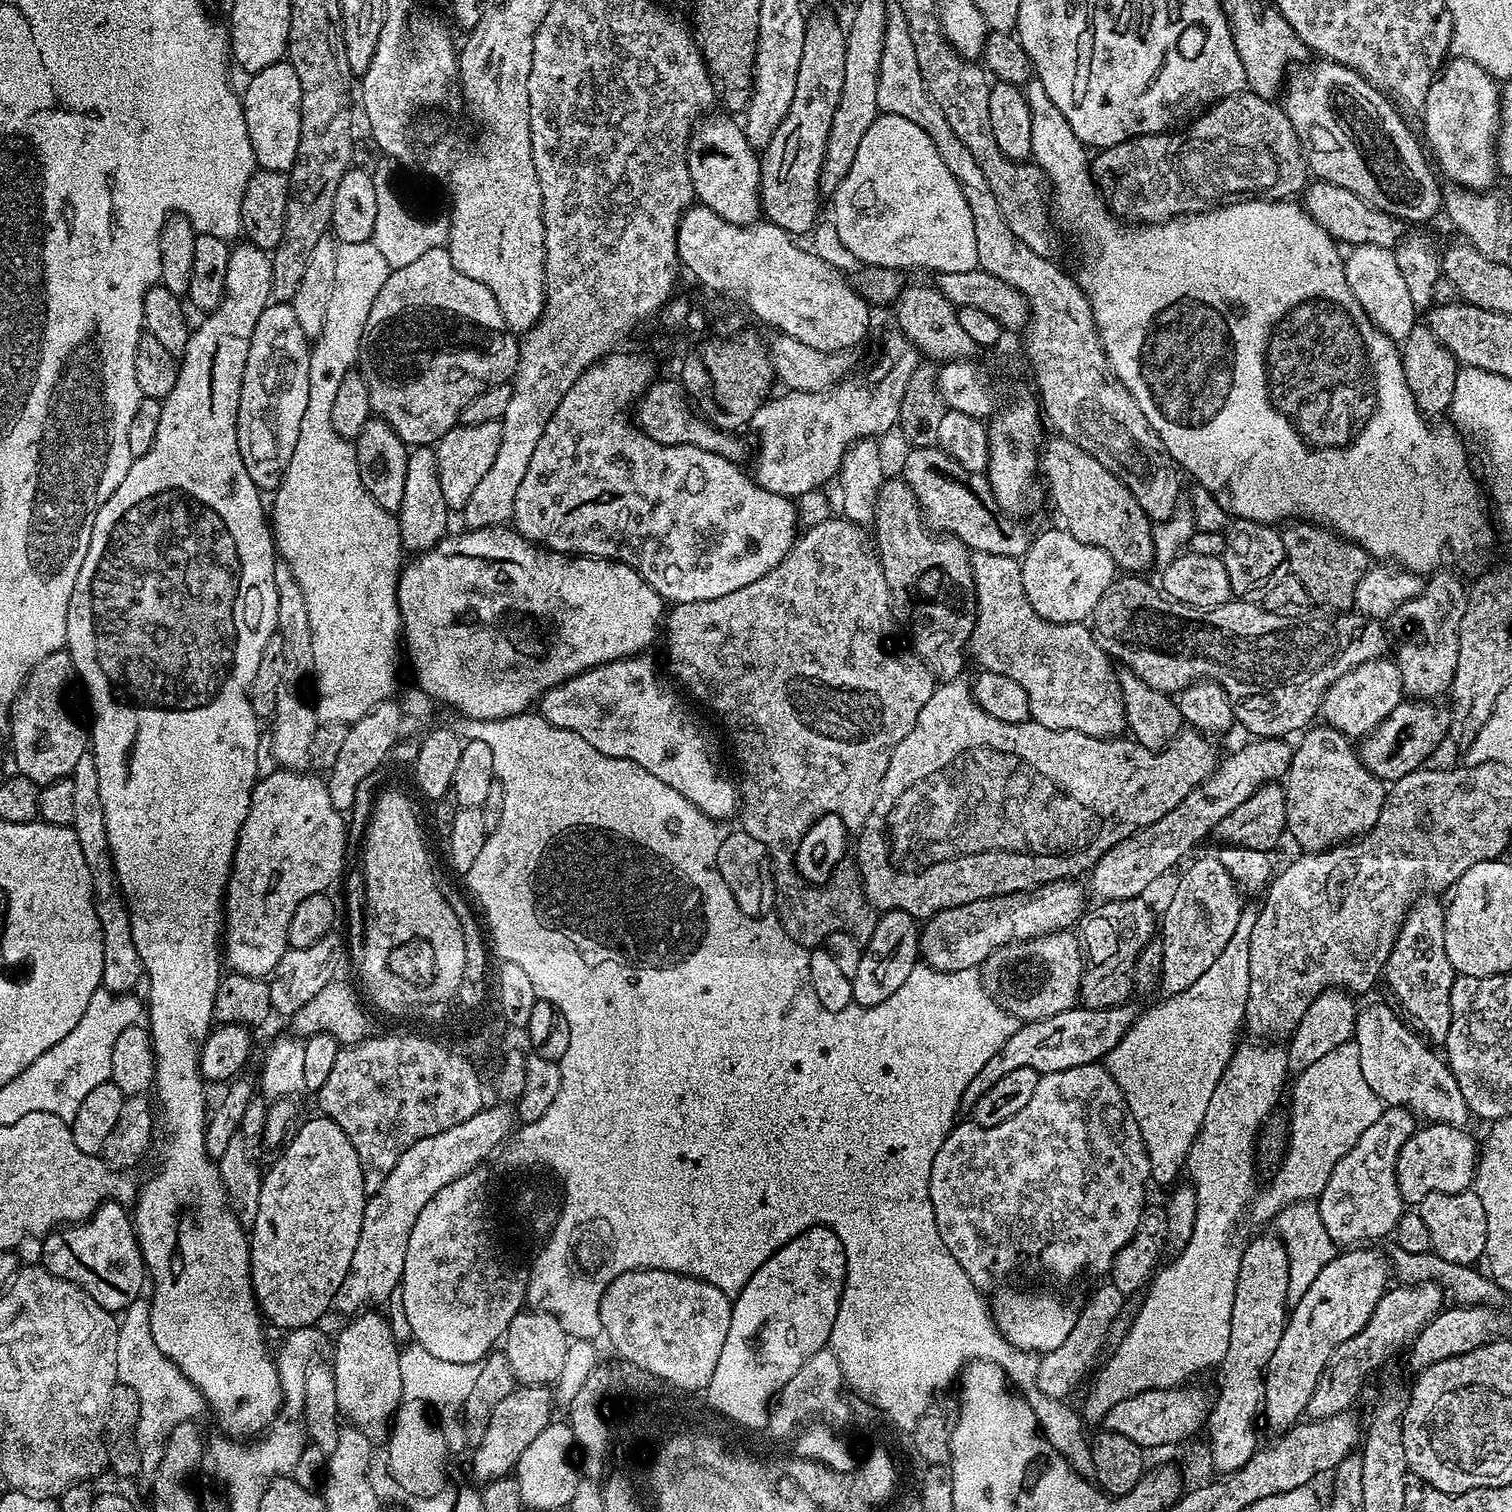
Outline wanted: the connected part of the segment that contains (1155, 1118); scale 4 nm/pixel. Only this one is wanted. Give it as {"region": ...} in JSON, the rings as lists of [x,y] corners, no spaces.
{"region":[[[1255,911],[1241,912],[1234,935],[1230,937],[1230,942],[1226,942],[1226,950],[1218,954],[1218,962],[1214,962],[1214,966],[1210,966],[1210,970],[1206,970],[1206,974],[1202,974],[1194,986],[1182,990],[1176,996],[1164,998],[1157,1008],[1149,1012],[1141,1011],[1136,1021],[1126,1030],[1125,1036],[1107,1054],[1108,1073],[1114,1082],[1118,1082],[1126,1111],[1134,1118],[1142,1134],[1155,1183],[1168,1184],[1179,1172],[1181,1175],[1188,1152],[1200,1132],[1202,1118],[1206,1118],[1206,1106],[1210,1106],[1214,1086],[1218,1086],[1218,1078],[1222,1078],[1238,1047],[1236,1035],[1242,1032],[1250,994],[1250,930],[1255,921]]]}

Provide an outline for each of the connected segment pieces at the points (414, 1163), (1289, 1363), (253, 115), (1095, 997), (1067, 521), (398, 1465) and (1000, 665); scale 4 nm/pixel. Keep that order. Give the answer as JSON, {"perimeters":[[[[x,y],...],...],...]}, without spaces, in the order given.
{"perimeters":[[[[508,1103],[496,1105],[490,1113],[474,1114],[468,1121],[458,1126],[450,1126],[450,1130],[442,1130],[430,1138],[422,1138],[404,1151],[402,1158],[398,1158],[394,1170],[390,1170],[386,1182],[382,1182],[382,1186],[375,1194],[367,1197],[362,1218],[362,1234],[358,1238],[358,1250],[354,1250],[352,1268],[346,1274],[342,1286],[338,1286],[338,1294],[334,1301],[335,1311],[340,1311],[344,1318],[351,1318],[369,1306],[380,1306],[376,1304],[382,1303],[391,1292],[393,1295],[399,1289],[406,1266],[406,1246],[410,1246],[410,1230],[414,1230],[414,1222],[418,1222],[422,1206],[426,1206],[426,1202],[430,1202],[430,1198],[434,1198],[434,1194],[442,1190],[442,1186],[473,1171],[496,1147],[499,1149],[513,1135],[517,1120],[517,1113],[510,1110]]],[[[1356,1246],[1351,1250],[1341,1251],[1335,1259],[1320,1271],[1318,1278],[1310,1284],[1310,1290],[1300,1300],[1295,1301],[1291,1309],[1288,1322],[1284,1326],[1282,1342],[1278,1342],[1278,1350],[1274,1350],[1274,1355],[1268,1363],[1268,1371],[1264,1374],[1264,1385],[1266,1386],[1266,1398],[1264,1399],[1263,1423],[1268,1423],[1268,1428],[1272,1434],[1283,1434],[1289,1432],[1291,1428],[1301,1419],[1300,1415],[1308,1412],[1308,1404],[1312,1401],[1314,1386],[1334,1350],[1346,1342],[1346,1338],[1354,1338],[1366,1322],[1374,1314],[1378,1302],[1384,1297],[1384,1293],[1390,1284],[1389,1262],[1383,1255],[1371,1252],[1371,1247]]],[[[281,62],[266,66],[266,70],[251,73],[248,85],[242,88],[242,103],[246,130],[250,134],[257,165],[266,172],[289,173],[298,154],[302,134],[302,86],[294,66]]],[[[1135,896],[1129,900],[1105,900],[1097,903],[1096,909],[1083,917],[1082,947],[1086,957],[1084,977],[1080,983],[1080,1000],[1085,1008],[1119,1008],[1133,995],[1133,972],[1136,960],[1149,944],[1153,943],[1158,932],[1158,916],[1152,913],[1147,899]]],[[[1053,435],[1053,440],[1042,448],[1042,455],[1038,460],[1038,468],[1046,483],[1046,492],[1050,497],[1050,504],[1056,507],[1060,515],[1059,523],[1078,542],[1086,542],[1086,546],[1096,546],[1110,554],[1117,569],[1128,574],[1143,573],[1143,568],[1156,559],[1154,538],[1152,537],[1153,521],[1138,506],[1134,494],[1117,476],[1110,474],[1098,458],[1086,454],[1082,446],[1074,446],[1064,436]]],[[[404,1400],[392,1417],[386,1441],[388,1448],[388,1468],[392,1471],[395,1487],[400,1487],[410,1496],[433,1497],[445,1487],[444,1467],[448,1464],[450,1453],[448,1444],[440,1432],[440,1425],[430,1415],[429,1409],[420,1400]]],[[[972,552],[972,583],[974,585],[974,611],[976,625],[968,639],[970,656],[977,660],[985,672],[1006,674],[1026,690],[1031,719],[1036,724],[1059,732],[1081,732],[1091,736],[1116,738],[1125,731],[1124,703],[1120,697],[1120,682],[1117,669],[1108,653],[1096,641],[1093,629],[1087,623],[1059,624],[1042,618],[1030,606],[1026,590],[1022,586],[1021,561],[1014,556]]]]}

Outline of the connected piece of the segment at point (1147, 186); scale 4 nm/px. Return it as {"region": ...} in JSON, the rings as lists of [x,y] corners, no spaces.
{"region":[[[1251,90],[1238,92],[1234,96],[1227,96],[1224,100],[1216,101],[1207,110],[1201,111],[1191,123],[1181,127],[1179,130],[1169,130],[1155,136],[1137,136],[1135,140],[1123,140],[1121,144],[1116,144],[1113,148],[1099,149],[1091,161],[1090,171],[1098,185],[1099,191],[1106,197],[1113,213],[1117,217],[1125,218],[1124,216],[1133,216],[1136,219],[1133,221],[1147,222],[1150,224],[1158,224],[1160,221],[1170,220],[1174,216],[1186,216],[1194,212],[1202,212],[1209,206],[1223,201],[1225,198],[1236,198],[1241,194],[1266,200],[1287,200],[1295,197],[1295,192],[1296,195],[1303,193],[1310,180],[1308,162],[1302,151],[1300,135],[1294,130],[1290,118],[1286,118],[1283,107],[1271,100],[1264,100]]]}

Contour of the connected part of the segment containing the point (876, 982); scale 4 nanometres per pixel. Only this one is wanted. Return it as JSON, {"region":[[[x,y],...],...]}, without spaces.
{"region":[[[887,909],[879,915],[874,934],[865,941],[857,973],[852,976],[852,998],[857,1007],[880,1005],[906,982],[920,960],[919,929],[917,919],[906,911]]]}

